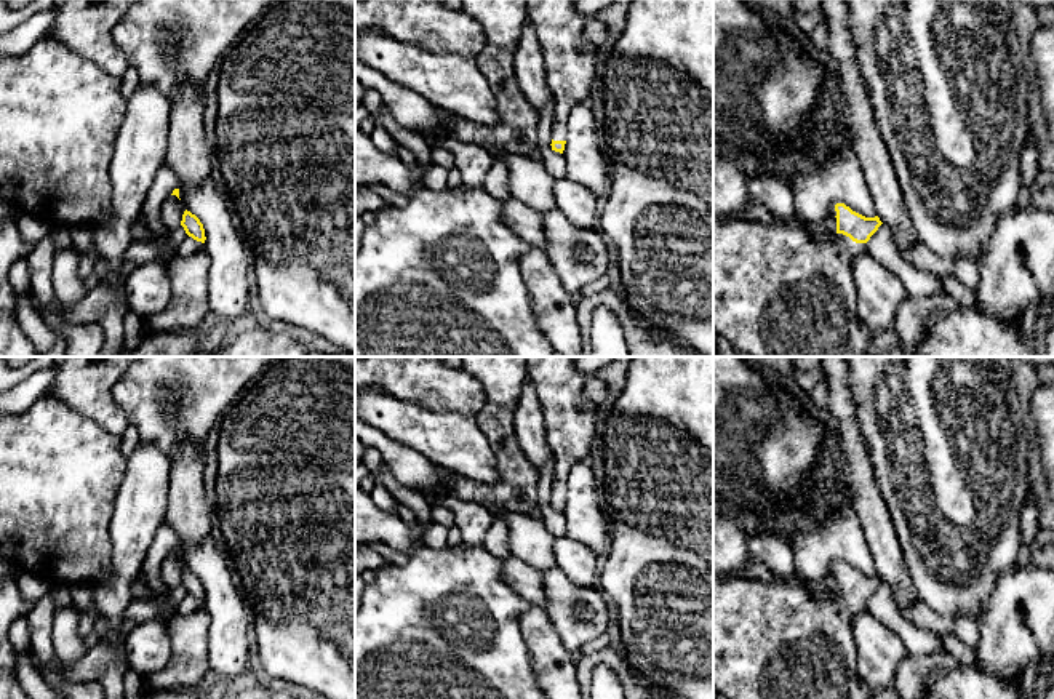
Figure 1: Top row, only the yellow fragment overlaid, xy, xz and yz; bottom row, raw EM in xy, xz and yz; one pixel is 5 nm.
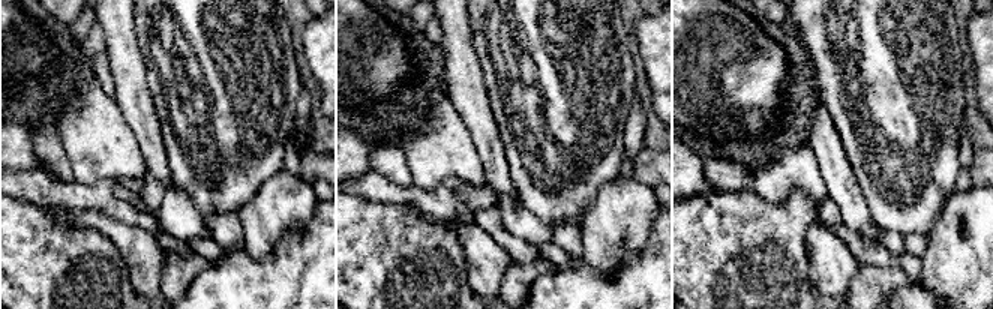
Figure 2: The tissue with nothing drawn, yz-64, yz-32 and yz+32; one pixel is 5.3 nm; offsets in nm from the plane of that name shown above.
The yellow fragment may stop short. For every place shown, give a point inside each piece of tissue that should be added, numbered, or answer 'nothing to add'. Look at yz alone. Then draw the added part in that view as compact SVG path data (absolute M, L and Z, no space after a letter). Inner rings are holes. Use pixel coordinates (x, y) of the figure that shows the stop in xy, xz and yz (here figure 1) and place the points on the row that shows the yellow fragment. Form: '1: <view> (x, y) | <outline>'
1: yz (778, 291) | M713 218L713 334L723 336L739 355L750 357L867 357L872 331L859 320L851 259L865 251L843 234L814 238L800 219L758 224Z

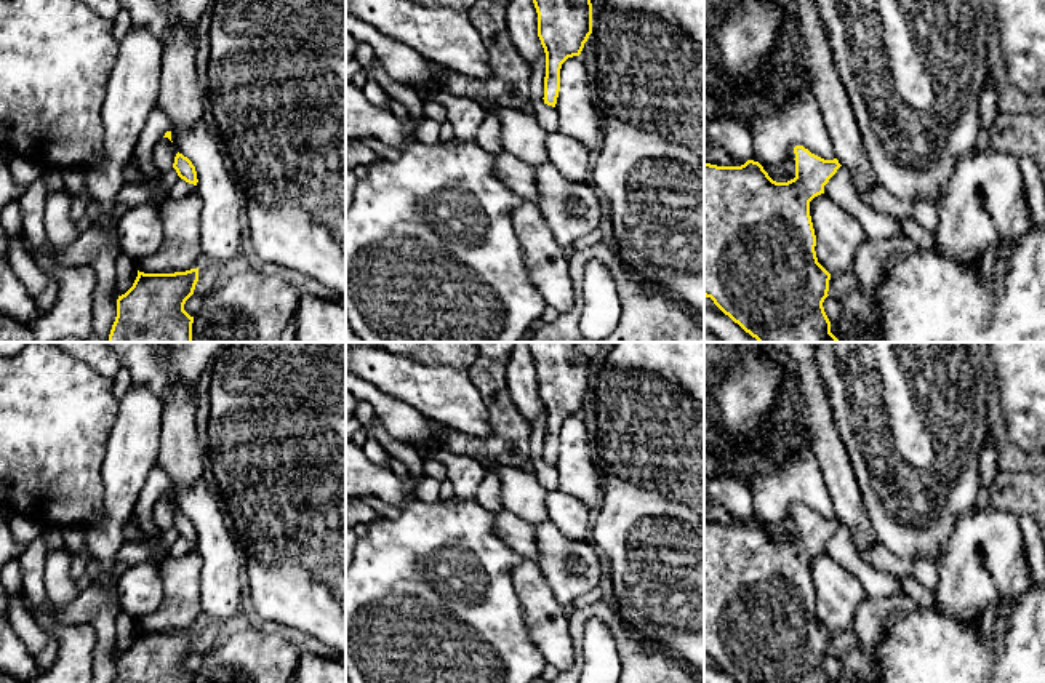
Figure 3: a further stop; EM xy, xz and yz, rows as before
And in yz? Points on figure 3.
nothing to add

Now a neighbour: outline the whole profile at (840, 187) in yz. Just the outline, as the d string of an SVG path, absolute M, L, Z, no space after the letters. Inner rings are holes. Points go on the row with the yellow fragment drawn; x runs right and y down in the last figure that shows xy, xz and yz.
M847 168L837 170L824 186L824 194L859 222L867 238L904 235L898 218L875 211L858 197Z

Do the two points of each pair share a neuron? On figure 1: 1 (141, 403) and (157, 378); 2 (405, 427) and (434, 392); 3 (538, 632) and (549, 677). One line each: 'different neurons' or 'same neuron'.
1: same neuron
2: different neurons
3: same neuron

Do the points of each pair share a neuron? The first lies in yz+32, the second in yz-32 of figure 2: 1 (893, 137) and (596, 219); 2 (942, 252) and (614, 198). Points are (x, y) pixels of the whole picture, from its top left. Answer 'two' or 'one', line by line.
1: two
2: one

